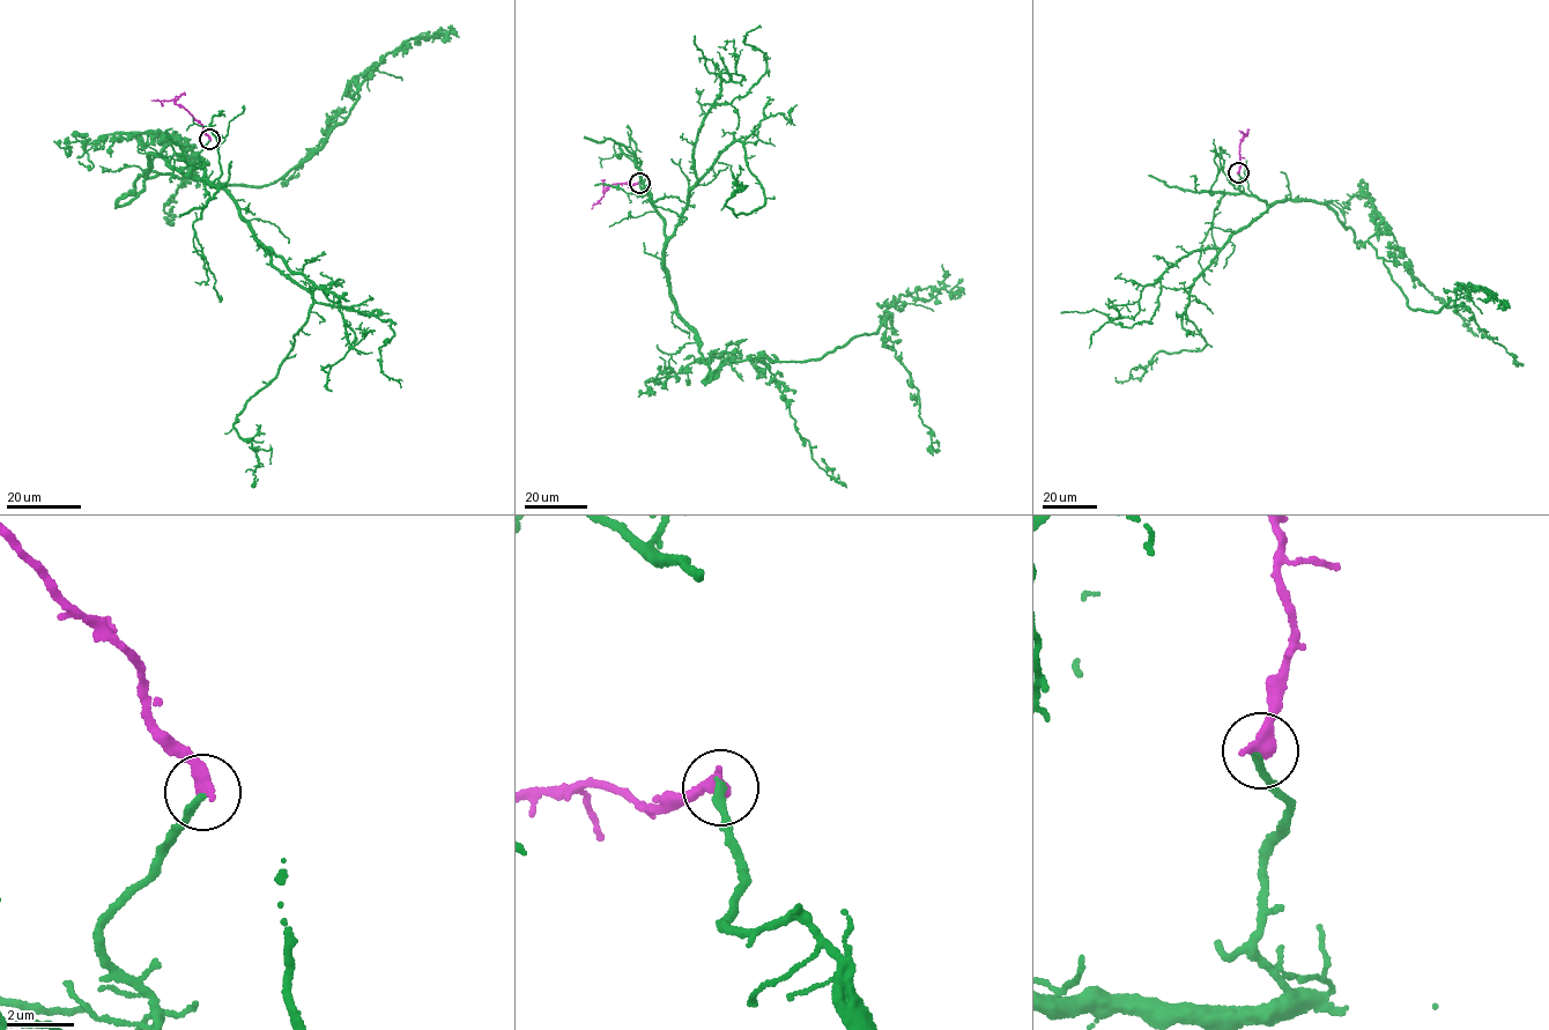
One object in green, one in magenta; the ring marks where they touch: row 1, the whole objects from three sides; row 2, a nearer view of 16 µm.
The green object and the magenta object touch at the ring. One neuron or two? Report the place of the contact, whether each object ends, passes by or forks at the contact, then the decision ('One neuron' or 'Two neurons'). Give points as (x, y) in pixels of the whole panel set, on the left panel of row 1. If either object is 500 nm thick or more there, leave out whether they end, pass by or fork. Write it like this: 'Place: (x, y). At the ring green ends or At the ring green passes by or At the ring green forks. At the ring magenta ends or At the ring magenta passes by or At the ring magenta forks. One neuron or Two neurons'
Place: (209, 139). At the ring green ends. At the ring magenta ends. One neuron

